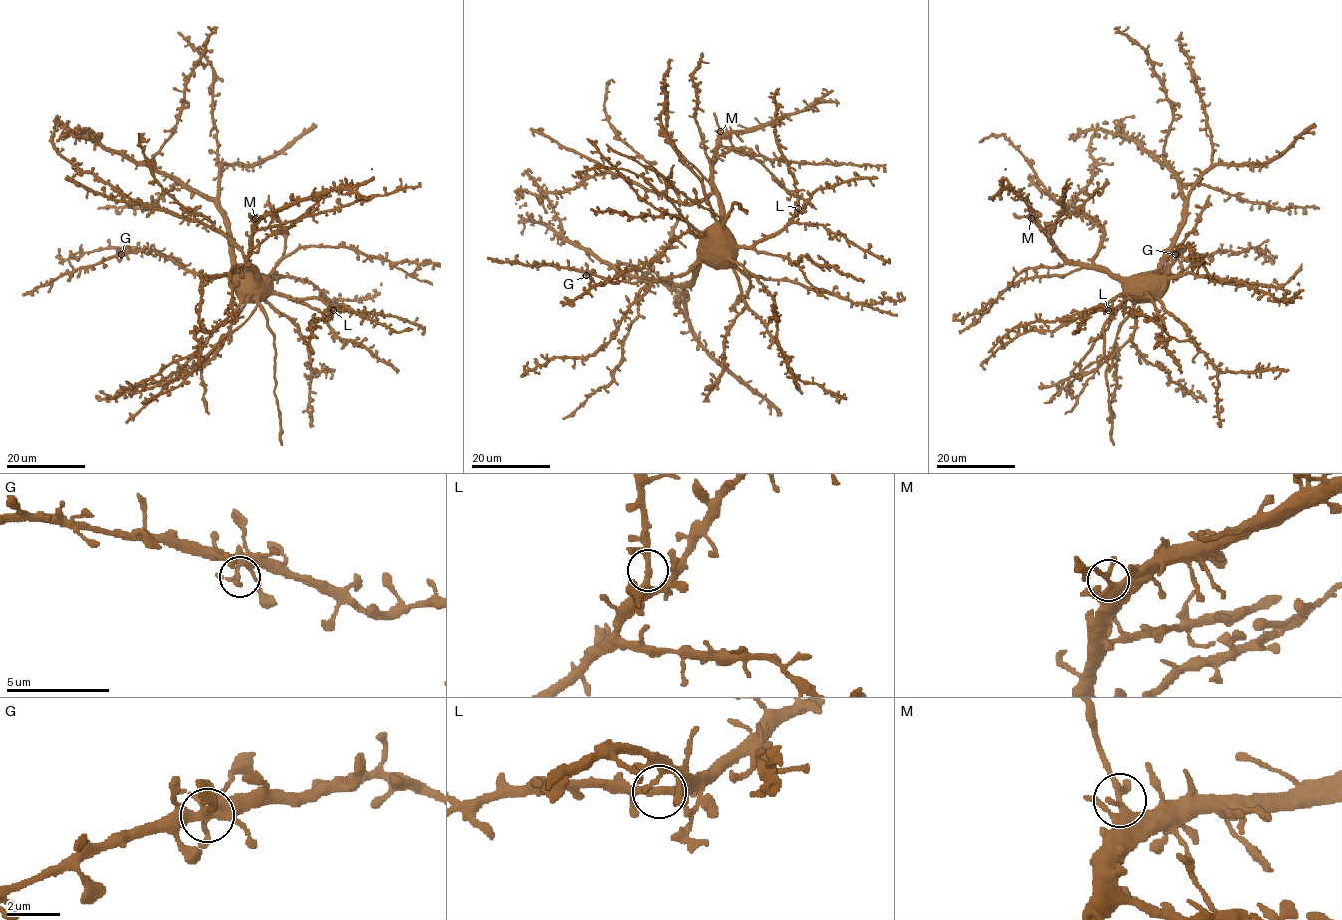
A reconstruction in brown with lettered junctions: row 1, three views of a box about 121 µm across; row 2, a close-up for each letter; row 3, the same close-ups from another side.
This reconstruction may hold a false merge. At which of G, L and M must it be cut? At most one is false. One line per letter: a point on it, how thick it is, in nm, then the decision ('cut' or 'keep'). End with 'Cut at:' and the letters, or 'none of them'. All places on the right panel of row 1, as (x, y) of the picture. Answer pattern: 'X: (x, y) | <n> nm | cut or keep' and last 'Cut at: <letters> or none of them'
G: (1175, 254) | 240 nm | keep
L: (1108, 310) | 260 nm | keep
M: (1031, 218) | 280 nm | cut
Cut at: M

